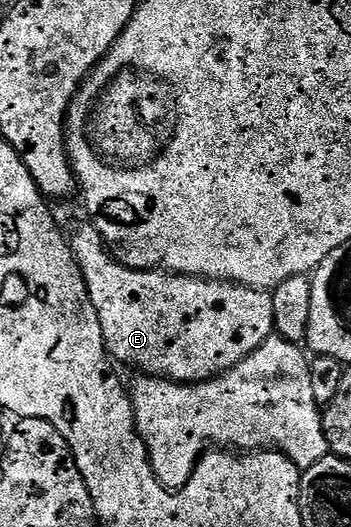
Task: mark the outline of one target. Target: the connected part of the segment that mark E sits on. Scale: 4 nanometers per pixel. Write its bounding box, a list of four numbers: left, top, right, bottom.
[67,220,274,383]

